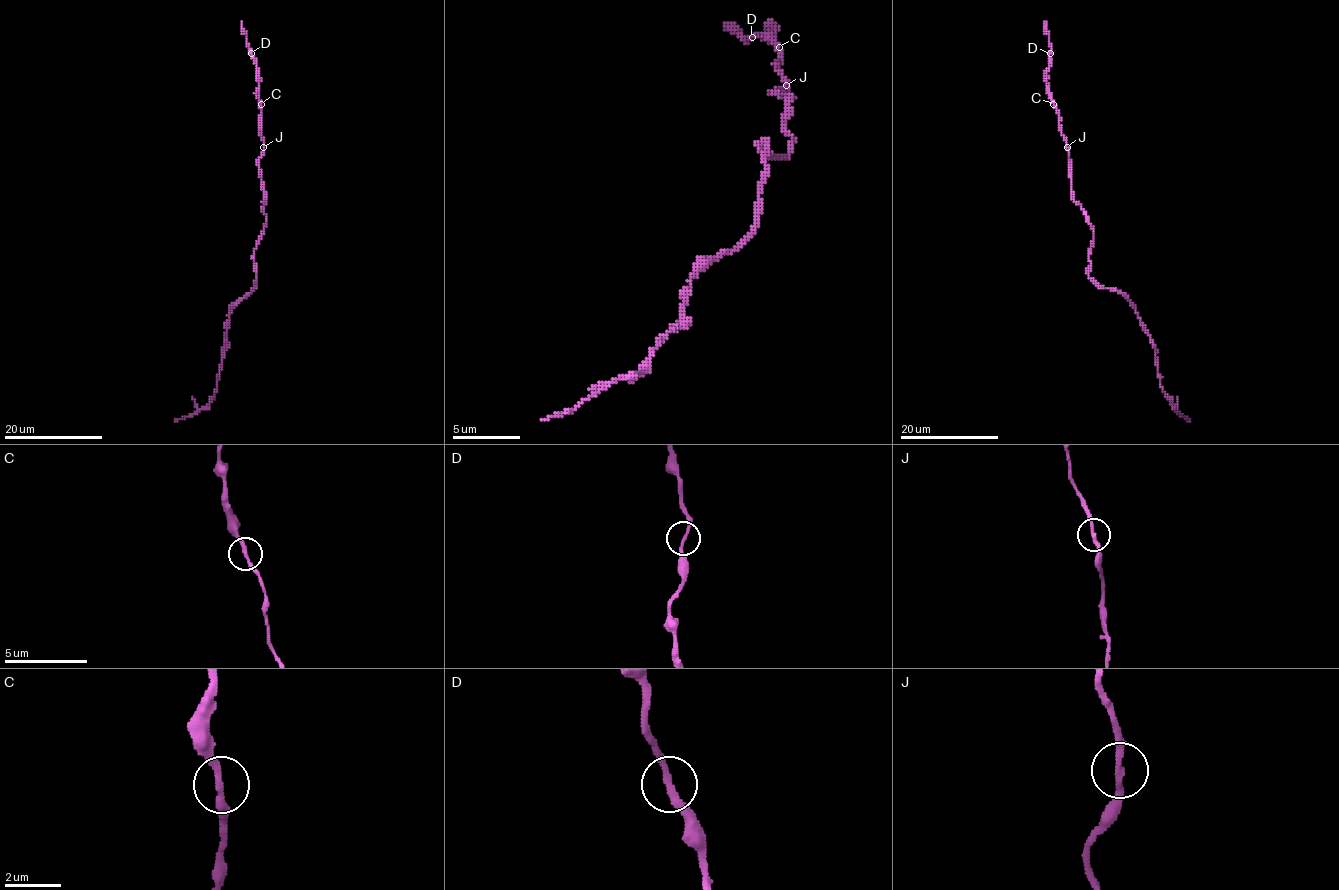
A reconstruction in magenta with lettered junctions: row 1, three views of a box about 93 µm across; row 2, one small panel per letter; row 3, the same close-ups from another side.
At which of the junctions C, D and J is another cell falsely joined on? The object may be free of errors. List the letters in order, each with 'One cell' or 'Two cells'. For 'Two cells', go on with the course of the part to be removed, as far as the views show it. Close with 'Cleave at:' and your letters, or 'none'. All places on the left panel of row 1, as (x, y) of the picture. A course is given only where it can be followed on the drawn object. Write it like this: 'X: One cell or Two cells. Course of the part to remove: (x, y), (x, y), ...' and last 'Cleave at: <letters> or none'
C: One cell
D: One cell
J: One cell
Cleave at: none

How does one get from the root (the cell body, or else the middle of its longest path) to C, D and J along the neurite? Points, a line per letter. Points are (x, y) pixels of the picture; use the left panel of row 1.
C: (256, 247), (266, 223), (264, 191), (258, 165), (263, 150), (259, 131), (261, 104)
D: (256, 247), (266, 223), (266, 215), (258, 165), (263, 150), (258, 70), (251, 53)
J: (256, 247), (266, 223), (264, 191), (258, 165), (263, 147)

